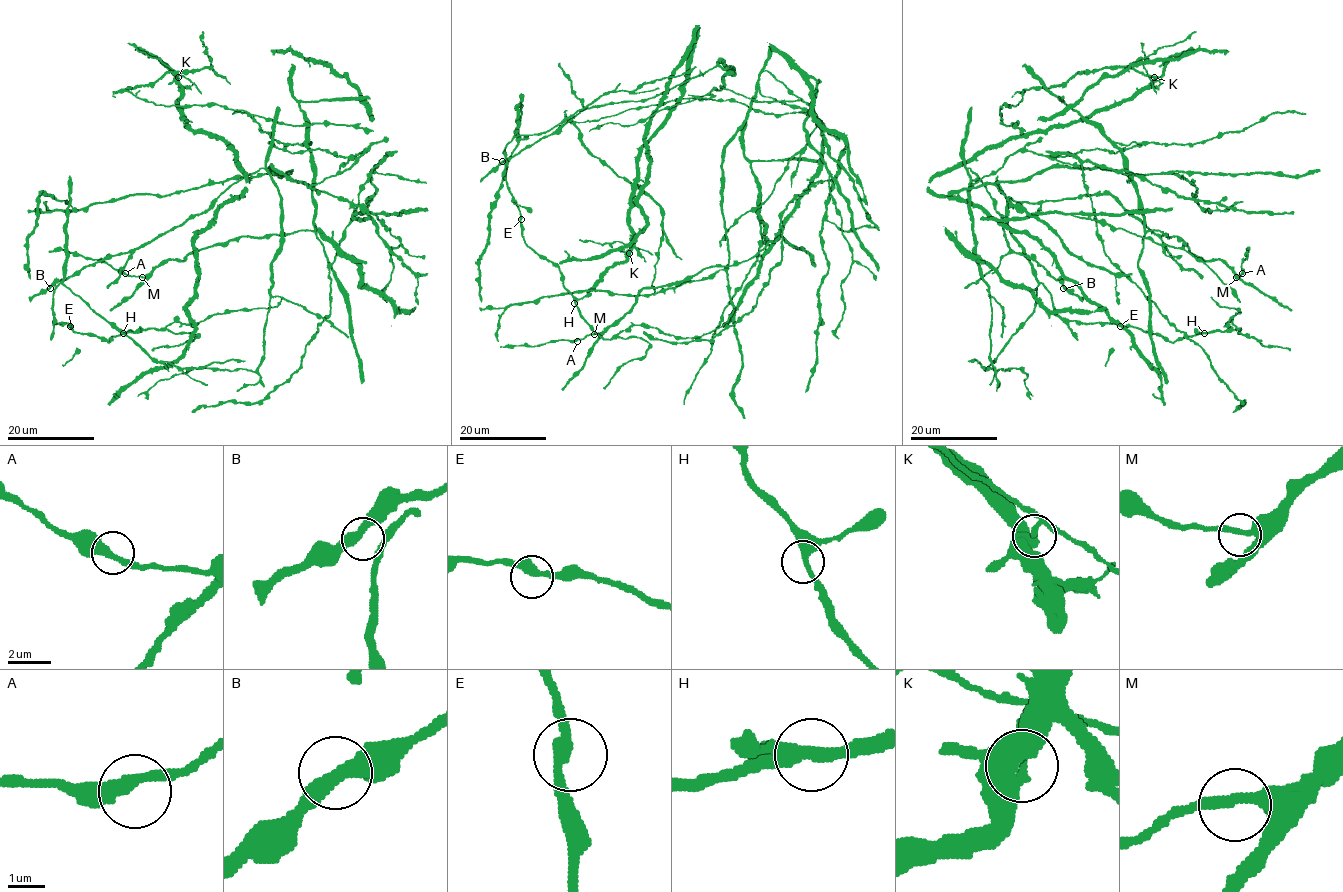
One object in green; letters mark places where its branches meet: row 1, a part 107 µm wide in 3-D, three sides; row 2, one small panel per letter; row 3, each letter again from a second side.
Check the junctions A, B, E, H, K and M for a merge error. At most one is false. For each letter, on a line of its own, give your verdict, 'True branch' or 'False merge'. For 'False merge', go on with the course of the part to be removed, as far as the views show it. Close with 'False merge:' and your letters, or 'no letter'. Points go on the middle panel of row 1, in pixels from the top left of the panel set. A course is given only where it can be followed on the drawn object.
A: True branch
B: True branch
E: True branch
H: True branch
K: False merge. Course of the part to remove: (630, 253), (630, 247), (620, 241), (597, 243), (579, 239)
M: True branch
False merge: K

